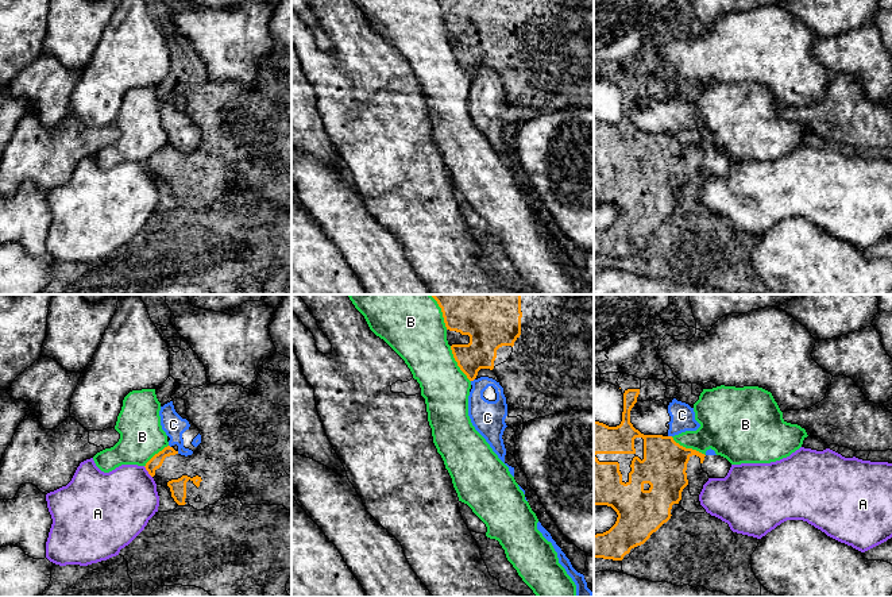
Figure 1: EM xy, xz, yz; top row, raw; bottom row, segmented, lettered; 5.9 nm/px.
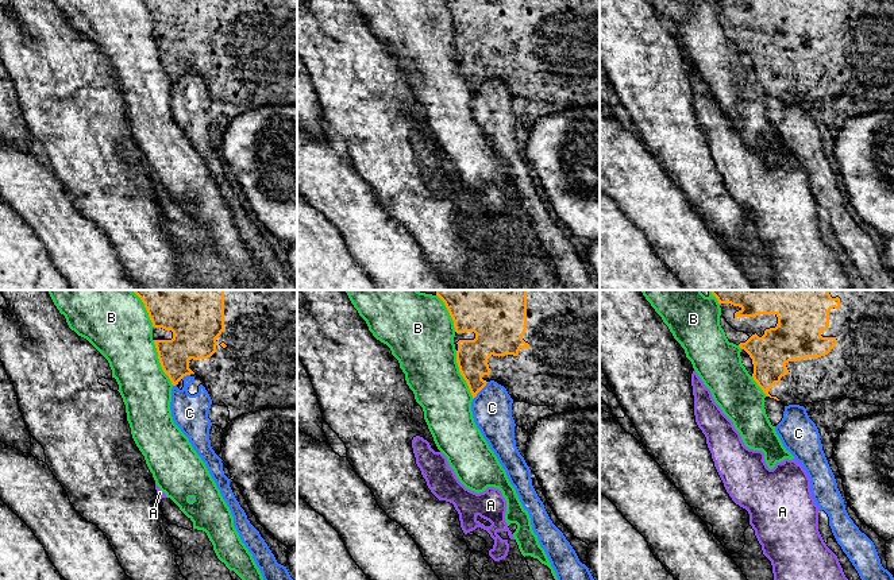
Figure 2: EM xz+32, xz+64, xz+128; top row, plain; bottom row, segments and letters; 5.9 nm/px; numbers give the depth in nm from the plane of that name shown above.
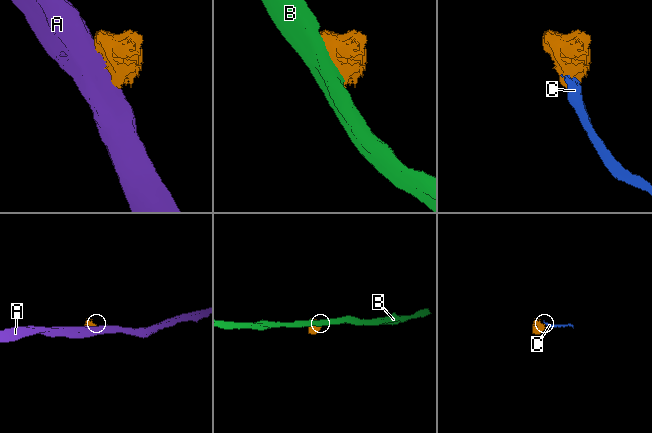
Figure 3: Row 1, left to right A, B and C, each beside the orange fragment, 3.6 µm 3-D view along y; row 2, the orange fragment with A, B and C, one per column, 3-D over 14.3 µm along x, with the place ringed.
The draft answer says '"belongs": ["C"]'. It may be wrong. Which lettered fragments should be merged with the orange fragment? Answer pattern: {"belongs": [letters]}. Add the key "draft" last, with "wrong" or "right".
{"belongs": [], "draft": "wrong"}

